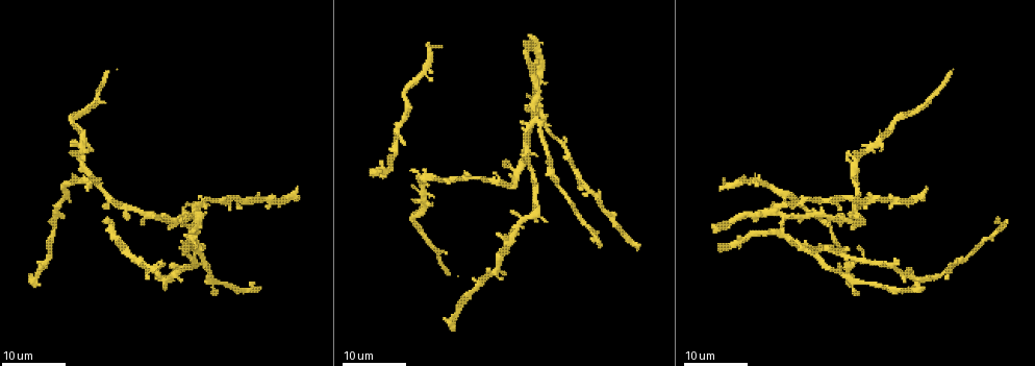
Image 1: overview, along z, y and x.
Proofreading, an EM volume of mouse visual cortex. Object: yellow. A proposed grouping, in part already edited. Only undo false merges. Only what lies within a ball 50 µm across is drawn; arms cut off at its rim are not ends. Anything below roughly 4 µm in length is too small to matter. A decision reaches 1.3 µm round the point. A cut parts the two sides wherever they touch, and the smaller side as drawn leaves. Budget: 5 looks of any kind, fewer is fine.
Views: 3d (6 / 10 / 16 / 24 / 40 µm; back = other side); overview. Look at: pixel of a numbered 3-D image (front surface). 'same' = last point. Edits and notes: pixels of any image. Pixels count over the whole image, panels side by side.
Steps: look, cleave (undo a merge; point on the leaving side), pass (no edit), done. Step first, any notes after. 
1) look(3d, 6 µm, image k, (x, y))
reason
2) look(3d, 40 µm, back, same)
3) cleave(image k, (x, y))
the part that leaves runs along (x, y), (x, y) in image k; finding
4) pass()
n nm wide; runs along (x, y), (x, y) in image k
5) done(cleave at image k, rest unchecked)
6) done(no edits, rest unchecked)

look(3d, 16 µm, image 1, (109, 201))
three arms meet

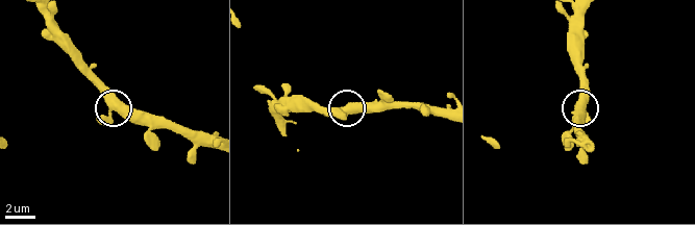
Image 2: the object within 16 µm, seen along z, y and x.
look(3d, 10 µm, image 2, (110, 107))
zoom in

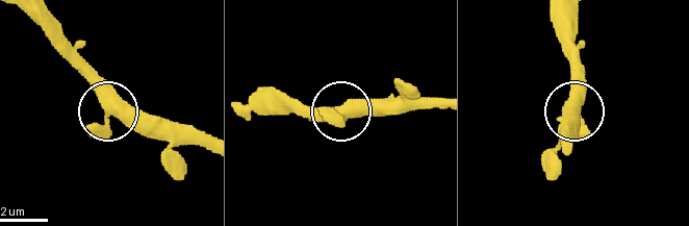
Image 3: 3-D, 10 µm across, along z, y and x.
pass()
side arm 32 µm; runs along (205, 149), (139, 134), (58, 51) in image 3; continuous, no second neuron

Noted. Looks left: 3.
look(3d, 16 µm, image 1, (805, 219))
three arms meet

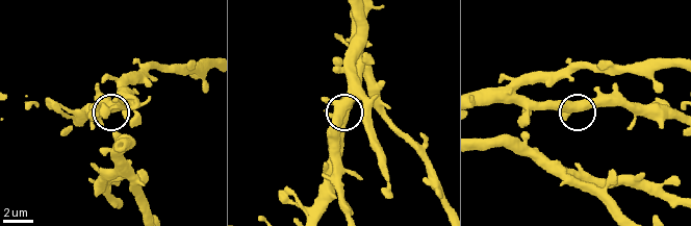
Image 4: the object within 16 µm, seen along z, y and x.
look(3d, 6 µm, image 4, (579, 104))

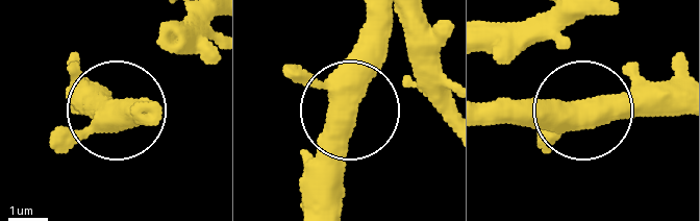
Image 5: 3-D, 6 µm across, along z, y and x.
look(3d, 6 µm, back, image 5, (585, 117))
other side

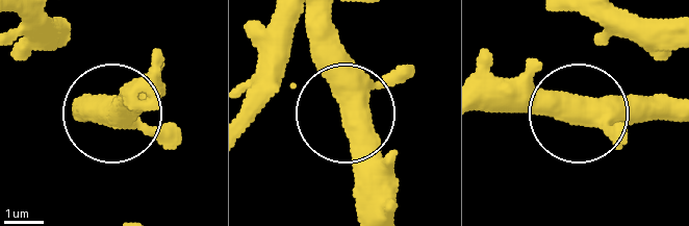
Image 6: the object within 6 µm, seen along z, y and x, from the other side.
pass()
side arm 54 µm; runs along (595, 115), (479, 111) in image 6; one neuron here

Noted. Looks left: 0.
done(no edits, rest unchecked)

